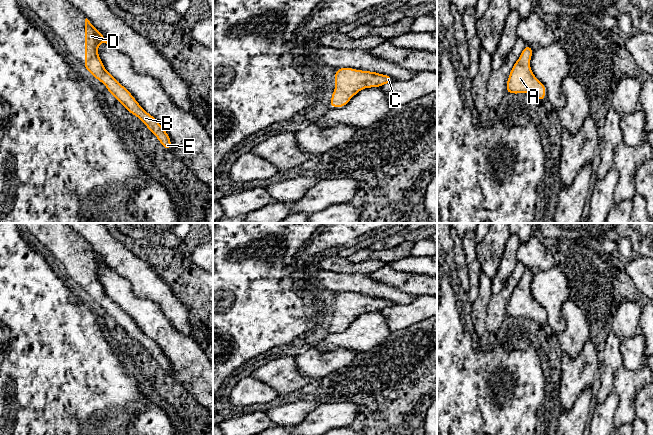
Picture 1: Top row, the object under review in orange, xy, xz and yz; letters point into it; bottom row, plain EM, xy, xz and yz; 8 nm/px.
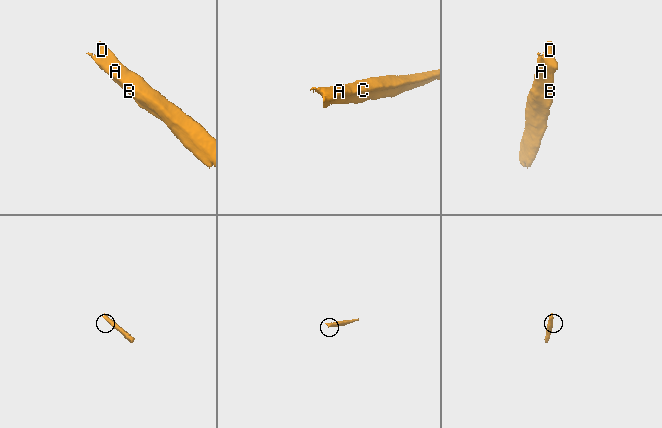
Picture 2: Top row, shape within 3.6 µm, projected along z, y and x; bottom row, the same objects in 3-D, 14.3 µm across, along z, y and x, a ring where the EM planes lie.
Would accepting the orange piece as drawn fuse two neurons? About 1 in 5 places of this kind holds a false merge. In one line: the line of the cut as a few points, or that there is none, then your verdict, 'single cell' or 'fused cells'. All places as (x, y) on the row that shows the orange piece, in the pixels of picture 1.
cut none; single cell

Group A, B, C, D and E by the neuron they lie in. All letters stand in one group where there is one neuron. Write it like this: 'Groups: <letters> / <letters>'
Groups: A B C D E

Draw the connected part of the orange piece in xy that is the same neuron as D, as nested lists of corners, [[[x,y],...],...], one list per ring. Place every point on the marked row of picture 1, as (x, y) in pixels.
[[[86,18],[85,19],[85,69],[95,78],[103,82],[107,90],[133,115],[138,117],[167,150],[171,149],[171,140],[160,123],[147,113],[131,95],[130,91],[121,85],[105,68],[97,50],[100,43],[106,43],[100,33]]]

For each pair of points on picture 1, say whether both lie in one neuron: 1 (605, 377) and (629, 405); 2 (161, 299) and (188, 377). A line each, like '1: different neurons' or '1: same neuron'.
1: different neurons
2: different neurons

